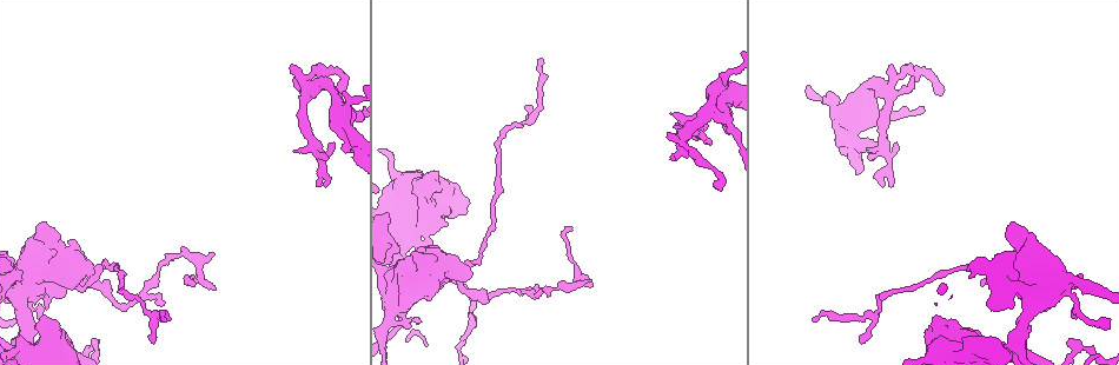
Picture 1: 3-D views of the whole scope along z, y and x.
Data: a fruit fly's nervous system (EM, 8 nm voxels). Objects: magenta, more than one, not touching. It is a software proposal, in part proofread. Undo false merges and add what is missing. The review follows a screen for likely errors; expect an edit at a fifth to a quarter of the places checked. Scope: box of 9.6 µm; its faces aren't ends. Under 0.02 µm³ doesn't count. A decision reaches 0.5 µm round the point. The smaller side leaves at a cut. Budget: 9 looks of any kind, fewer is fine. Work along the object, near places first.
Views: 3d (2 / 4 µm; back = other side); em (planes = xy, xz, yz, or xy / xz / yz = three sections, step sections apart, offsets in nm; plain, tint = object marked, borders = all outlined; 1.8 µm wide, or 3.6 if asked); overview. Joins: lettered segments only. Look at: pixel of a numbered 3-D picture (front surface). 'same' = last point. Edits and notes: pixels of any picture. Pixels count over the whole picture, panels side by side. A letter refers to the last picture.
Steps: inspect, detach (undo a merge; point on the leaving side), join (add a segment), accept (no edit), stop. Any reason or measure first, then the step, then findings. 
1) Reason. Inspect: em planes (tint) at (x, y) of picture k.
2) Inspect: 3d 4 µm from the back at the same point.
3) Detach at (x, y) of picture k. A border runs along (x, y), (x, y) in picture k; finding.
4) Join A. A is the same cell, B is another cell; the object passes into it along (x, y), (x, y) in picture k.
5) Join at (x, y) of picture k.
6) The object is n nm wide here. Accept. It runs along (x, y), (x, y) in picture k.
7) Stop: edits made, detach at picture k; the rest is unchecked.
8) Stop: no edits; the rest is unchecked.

Thin end. Inspect: em yz step 8 (borders) at (590, 280) of picture 1.

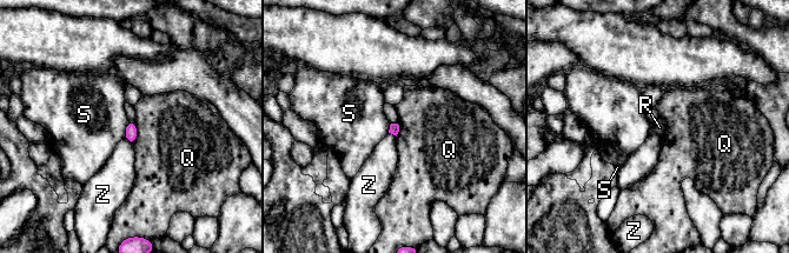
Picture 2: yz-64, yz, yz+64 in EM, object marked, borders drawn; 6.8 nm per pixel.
The longest contact is with Q, 160 nm. Accept. Q, R, S and Z are other cells; none of them fits.

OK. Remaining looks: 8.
Sharp bend. Inspect: 3d 4 µm at (458, 268) of picture 1.

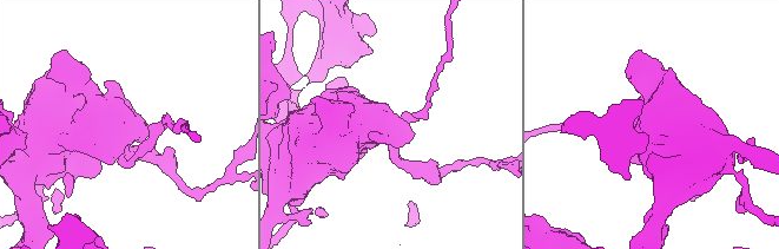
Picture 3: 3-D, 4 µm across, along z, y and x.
Inspect: em 3.6 µm planes (borders) at (118, 145) of picture 3.

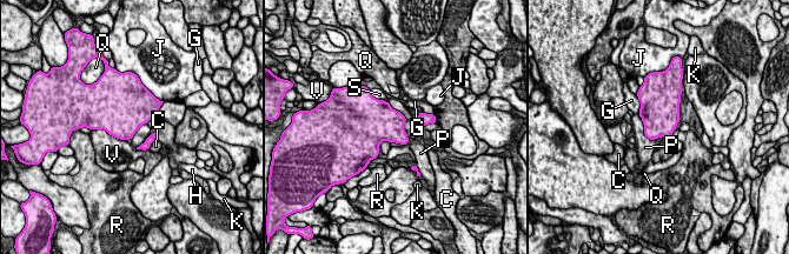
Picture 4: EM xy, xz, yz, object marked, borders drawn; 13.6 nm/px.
The longest contact is with P, 650 nm. Accept. C, G, H, J, K, P, Q, R, S and V are other cells; a border runs along (386, 101), (405, 118), (409, 144) in picture 4; all the same neuron.

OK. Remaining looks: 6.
Free end. Inspect: 3d 4 µm at (696, 139) of picture 1.

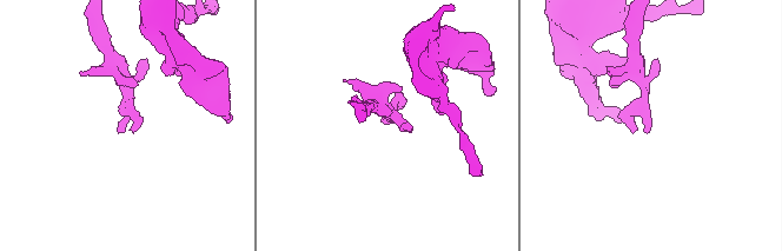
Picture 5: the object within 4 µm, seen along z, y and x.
Inspect: em planes (borders) at (117, 130) of picture 5.

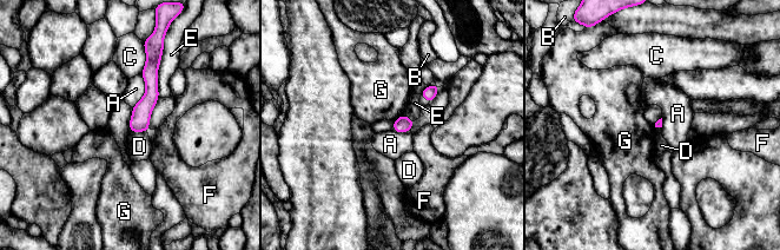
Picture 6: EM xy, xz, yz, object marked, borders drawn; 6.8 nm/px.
Accept. A, B, C, D, E, F and G are other cells; a border runs along (405, 113), (394, 120) in picture 6; none of them fits.

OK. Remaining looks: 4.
Thin neck. Inspect: 3d 2 µm from the back at (884, 89) of picture 1.

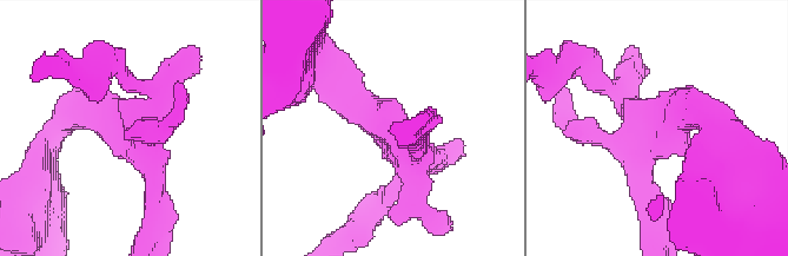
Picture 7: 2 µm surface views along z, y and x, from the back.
Inspect: em planes (borders) at (653, 133) of picture 7.

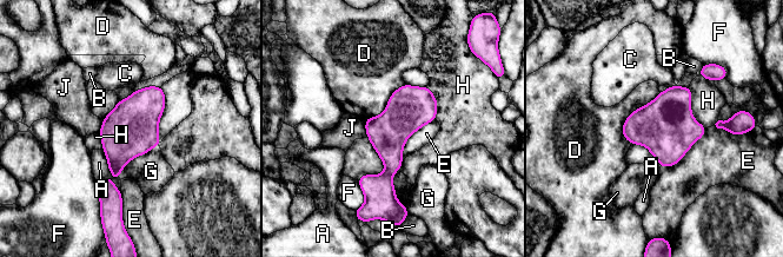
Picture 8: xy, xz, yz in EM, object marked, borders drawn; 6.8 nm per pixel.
The object is 300 nm wide here. Accept. A, B, C, D, E, F, G, H and J are other cells; one neuron here.

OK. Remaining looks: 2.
Stop: no edits; the rest is unchecked.

